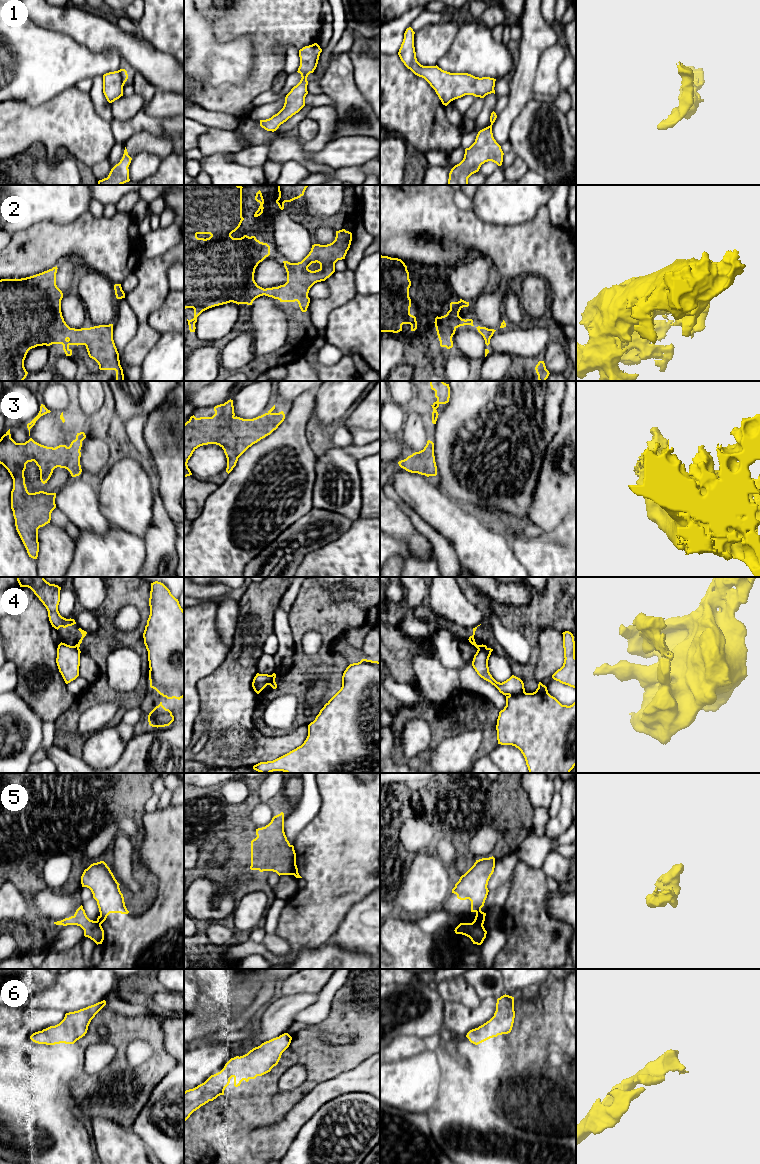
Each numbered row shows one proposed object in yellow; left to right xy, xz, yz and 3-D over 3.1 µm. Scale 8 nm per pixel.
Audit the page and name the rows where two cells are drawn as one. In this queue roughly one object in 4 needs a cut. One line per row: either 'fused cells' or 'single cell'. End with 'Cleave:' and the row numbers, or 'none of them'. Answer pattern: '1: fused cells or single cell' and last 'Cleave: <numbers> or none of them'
1: single cell
2: single cell
3: single cell
4: fused cells
5: fused cells
6: single cell
Cleave: 4, 5

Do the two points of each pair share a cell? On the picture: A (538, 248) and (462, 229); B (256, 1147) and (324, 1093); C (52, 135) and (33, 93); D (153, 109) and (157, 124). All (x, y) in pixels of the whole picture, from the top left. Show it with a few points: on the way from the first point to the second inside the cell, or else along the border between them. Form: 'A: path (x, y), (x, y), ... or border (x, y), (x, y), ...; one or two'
A: path (519, 248), (508, 248), (481, 238); one
B: path (273, 1141), (307, 1107); one
C: border (59, 93), (37, 105), (30, 105), (15, 100); two
D: border (142, 108), (151, 116), (173, 116); two

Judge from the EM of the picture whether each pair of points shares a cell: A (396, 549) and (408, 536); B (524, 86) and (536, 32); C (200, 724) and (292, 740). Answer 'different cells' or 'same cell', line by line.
A: different cells
B: same cell
C: same cell

